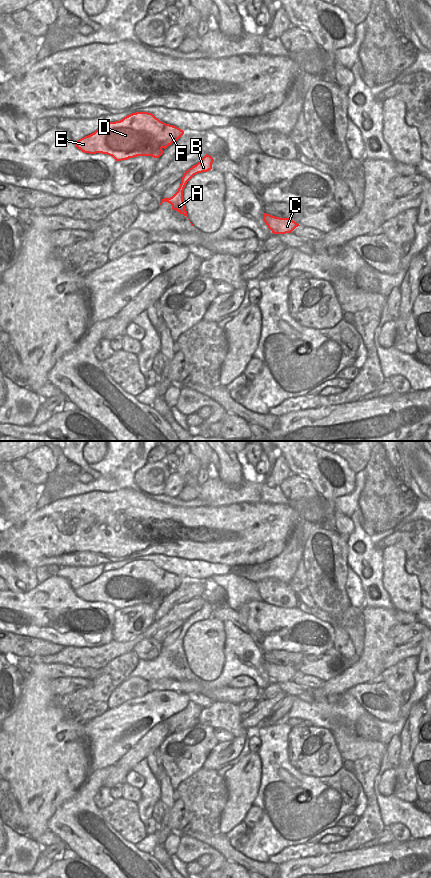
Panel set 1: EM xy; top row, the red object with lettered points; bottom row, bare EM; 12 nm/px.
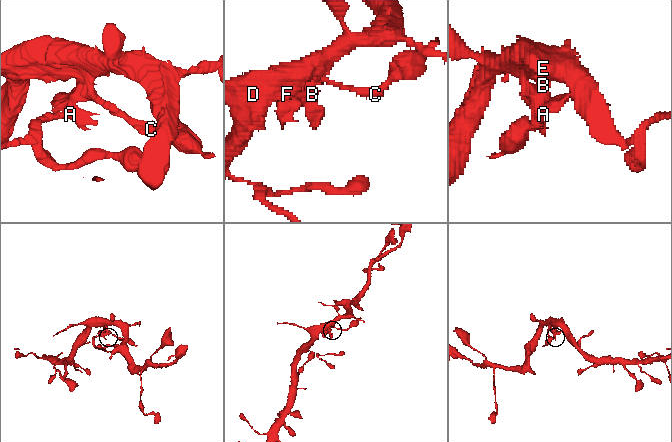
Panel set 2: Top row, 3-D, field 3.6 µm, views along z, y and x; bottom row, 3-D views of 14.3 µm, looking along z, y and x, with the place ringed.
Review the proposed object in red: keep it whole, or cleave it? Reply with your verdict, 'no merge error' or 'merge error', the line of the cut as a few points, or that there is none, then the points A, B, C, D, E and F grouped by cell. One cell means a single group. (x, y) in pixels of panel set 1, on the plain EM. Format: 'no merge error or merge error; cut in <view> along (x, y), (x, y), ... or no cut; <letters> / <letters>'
no merge error; no cut; A B C D E F

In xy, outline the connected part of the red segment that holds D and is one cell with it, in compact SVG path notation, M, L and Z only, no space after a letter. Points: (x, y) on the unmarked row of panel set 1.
M136 560L120 569L103 572L94 581L75 590L84 601L102 601L116 609L137 604L159 606L169 593L177 589L184 579L166 572L152 561Z

